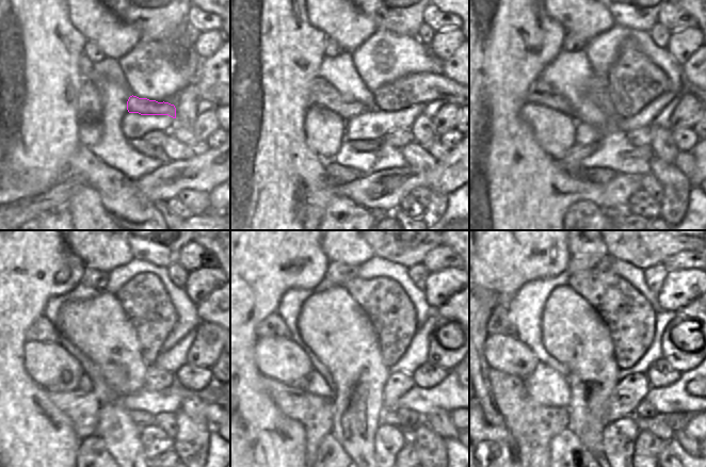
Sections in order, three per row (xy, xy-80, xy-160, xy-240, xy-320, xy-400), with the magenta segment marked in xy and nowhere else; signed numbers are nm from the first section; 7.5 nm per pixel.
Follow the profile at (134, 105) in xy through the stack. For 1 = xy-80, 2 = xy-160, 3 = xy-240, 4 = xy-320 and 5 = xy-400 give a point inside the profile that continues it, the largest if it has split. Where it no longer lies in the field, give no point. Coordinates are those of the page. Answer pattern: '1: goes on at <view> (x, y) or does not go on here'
1: goes on at xy-80 (327, 96)
2: goes on at xy-160 (539, 93)
3: goes on at xy-240 (42, 329)
4: goes on at xy-320 (273, 325)
5: goes on at xy-400 (500, 322)

